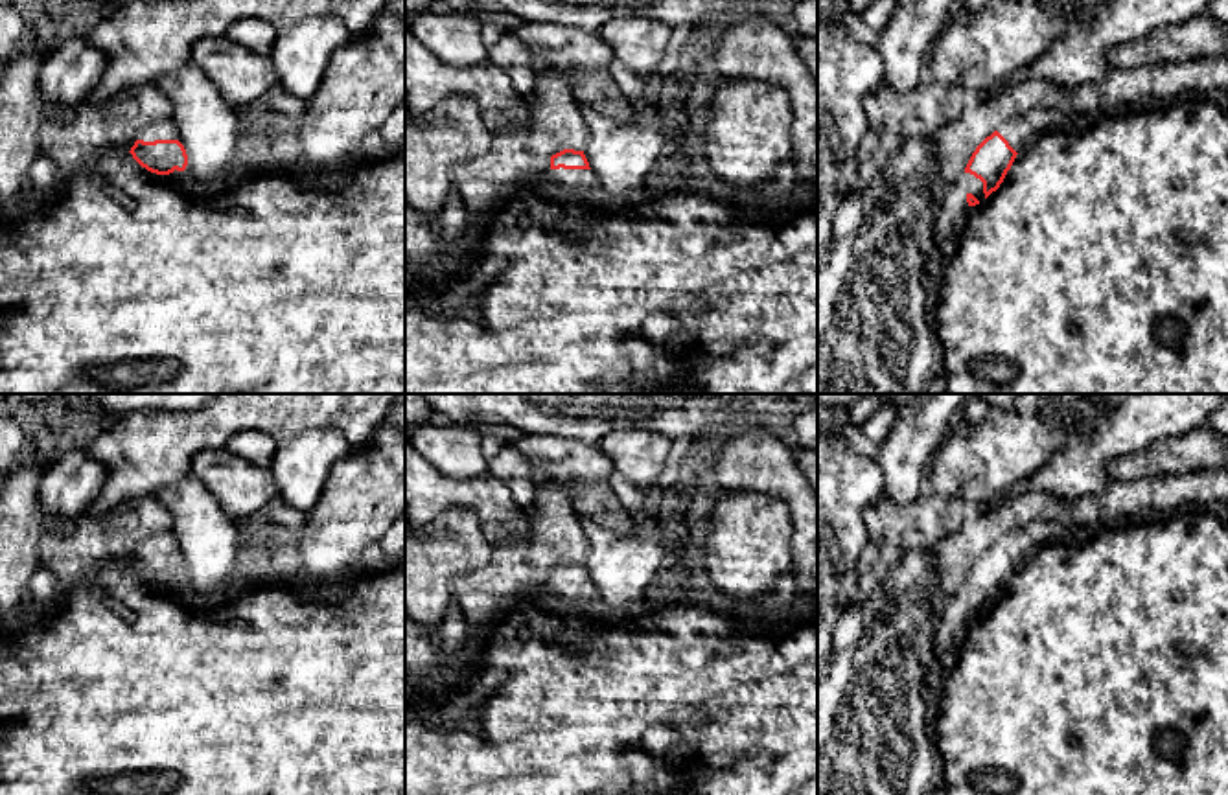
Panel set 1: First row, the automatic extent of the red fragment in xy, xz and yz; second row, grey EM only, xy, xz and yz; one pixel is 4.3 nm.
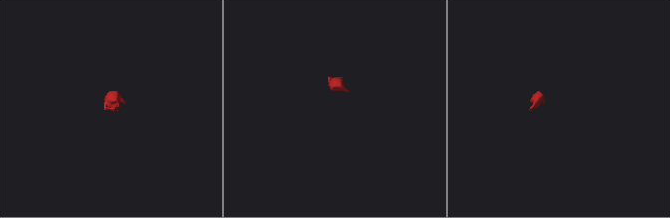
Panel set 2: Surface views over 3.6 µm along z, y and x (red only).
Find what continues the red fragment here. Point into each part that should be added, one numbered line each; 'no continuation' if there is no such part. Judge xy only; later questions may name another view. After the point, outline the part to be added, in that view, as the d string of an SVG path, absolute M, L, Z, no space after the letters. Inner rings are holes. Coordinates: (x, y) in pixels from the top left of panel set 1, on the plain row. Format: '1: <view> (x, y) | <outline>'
1: xy (164, 541) | M173 530L156 534L144 543L140 543L138 552L155 554L155 552L179 552L179 543Z

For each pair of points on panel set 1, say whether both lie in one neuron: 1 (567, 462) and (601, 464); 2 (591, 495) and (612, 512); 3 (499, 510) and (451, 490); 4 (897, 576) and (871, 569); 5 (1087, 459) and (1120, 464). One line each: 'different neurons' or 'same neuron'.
1: same neuron
2: same neuron
3: same neuron
4: different neurons
5: different neurons

